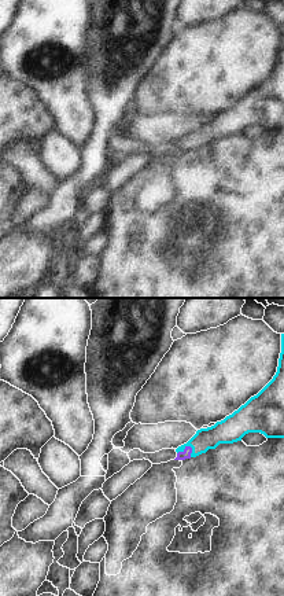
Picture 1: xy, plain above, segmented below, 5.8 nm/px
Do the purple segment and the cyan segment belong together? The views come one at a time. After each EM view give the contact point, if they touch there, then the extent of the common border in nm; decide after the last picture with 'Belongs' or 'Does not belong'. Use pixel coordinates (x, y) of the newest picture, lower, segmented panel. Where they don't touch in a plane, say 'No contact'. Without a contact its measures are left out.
Touches purple at (184, 449). Shared border 100 nm

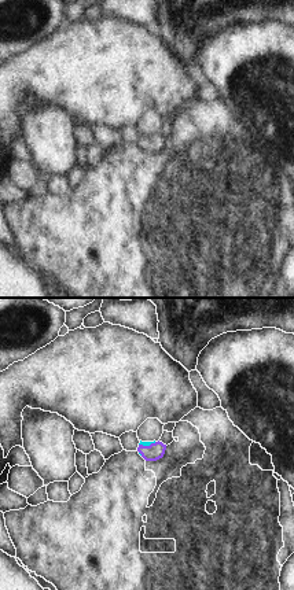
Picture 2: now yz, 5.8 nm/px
Touches purple at (147, 446). Shared border 110 nm

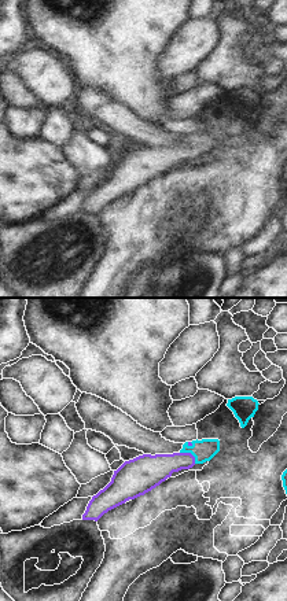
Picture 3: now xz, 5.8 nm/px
Touches purple at (190, 453). Shared border 120 nm

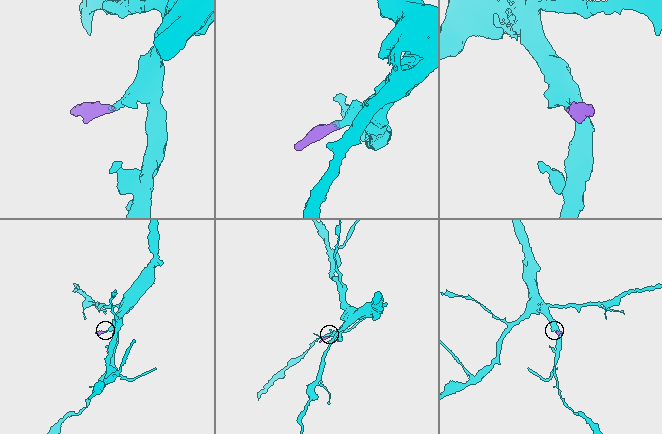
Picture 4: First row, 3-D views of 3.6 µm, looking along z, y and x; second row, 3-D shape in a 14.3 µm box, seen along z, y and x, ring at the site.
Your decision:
Belongs

